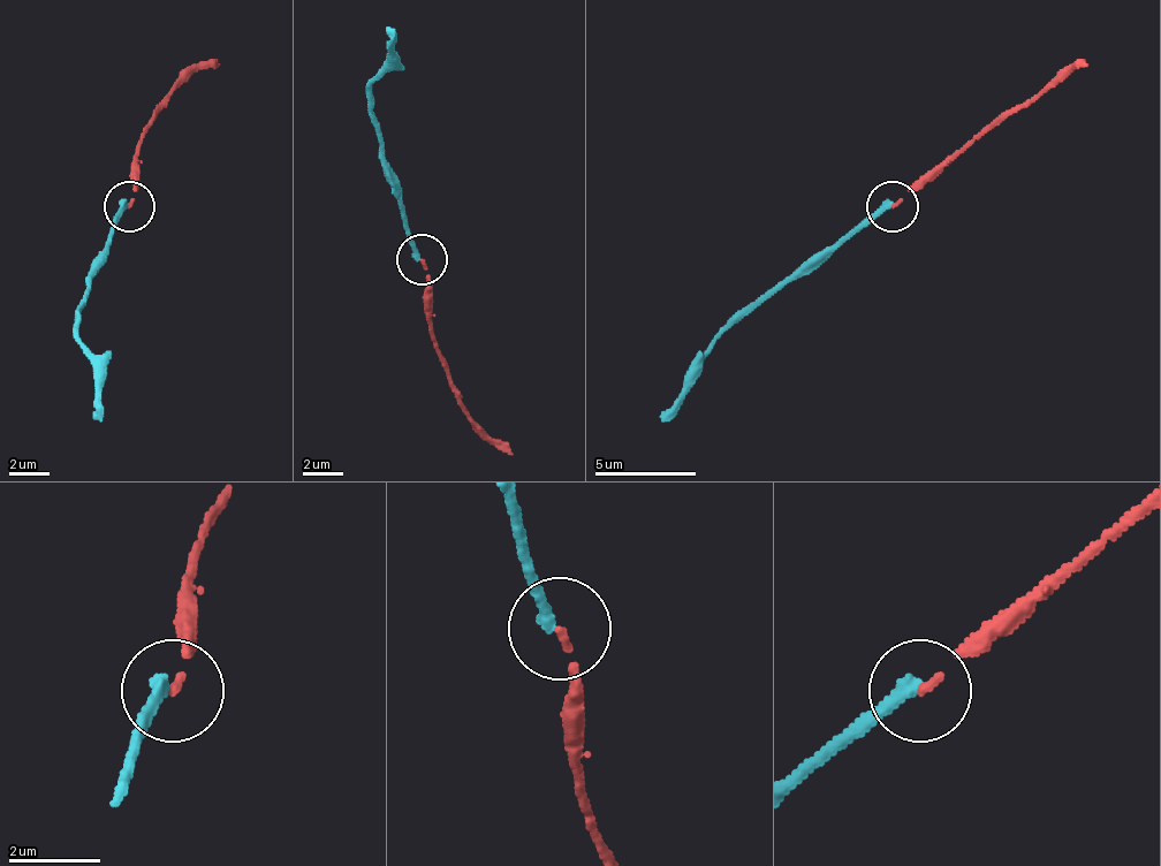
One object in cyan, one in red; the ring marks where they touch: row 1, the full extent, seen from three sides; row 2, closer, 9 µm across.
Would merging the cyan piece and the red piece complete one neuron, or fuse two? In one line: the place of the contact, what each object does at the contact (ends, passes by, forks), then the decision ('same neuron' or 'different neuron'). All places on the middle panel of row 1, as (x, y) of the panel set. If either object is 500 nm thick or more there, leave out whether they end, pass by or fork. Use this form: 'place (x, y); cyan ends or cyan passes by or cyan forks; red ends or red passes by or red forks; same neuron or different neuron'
place (422, 259); cyan ends; red ends; different neuron

